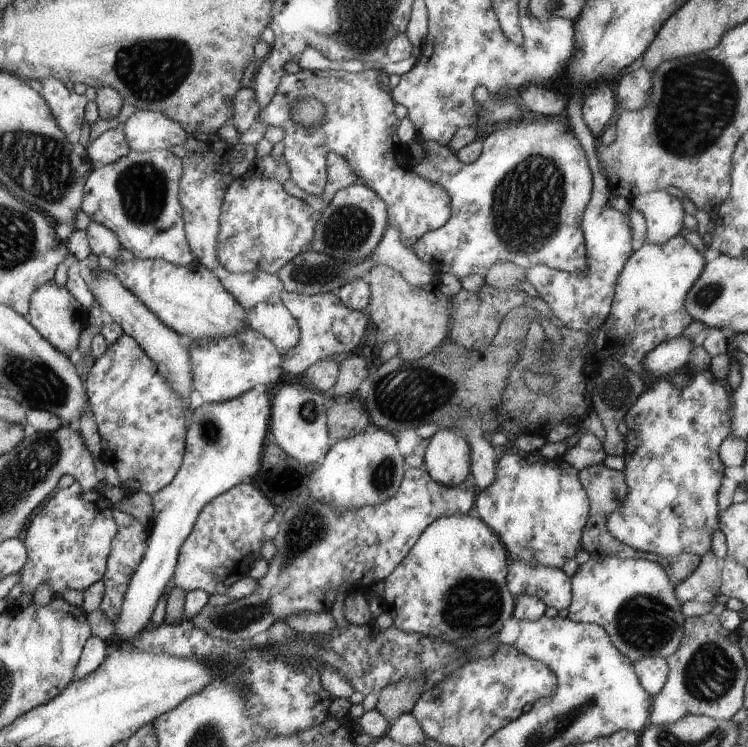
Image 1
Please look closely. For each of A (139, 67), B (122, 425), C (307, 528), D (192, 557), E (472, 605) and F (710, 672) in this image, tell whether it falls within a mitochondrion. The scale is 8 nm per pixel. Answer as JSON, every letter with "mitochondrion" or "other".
{"A":"mitochondrion","B":"other","C":"mitochondrion","D":"other","E":"mitochondrion","F":"mitochondrion"}

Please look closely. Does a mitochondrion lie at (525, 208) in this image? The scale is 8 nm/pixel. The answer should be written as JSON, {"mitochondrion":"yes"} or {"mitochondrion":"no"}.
{"mitochondrion":"yes"}

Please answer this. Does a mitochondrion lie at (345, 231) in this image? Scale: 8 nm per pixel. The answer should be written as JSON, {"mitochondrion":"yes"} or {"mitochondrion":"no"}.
{"mitochondrion":"yes"}

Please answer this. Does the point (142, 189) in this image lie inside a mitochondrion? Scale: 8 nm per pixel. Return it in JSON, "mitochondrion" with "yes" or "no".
{"mitochondrion":"yes"}

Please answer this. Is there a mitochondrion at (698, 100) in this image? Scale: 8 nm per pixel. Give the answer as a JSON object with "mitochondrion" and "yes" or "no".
{"mitochondrion":"yes"}

